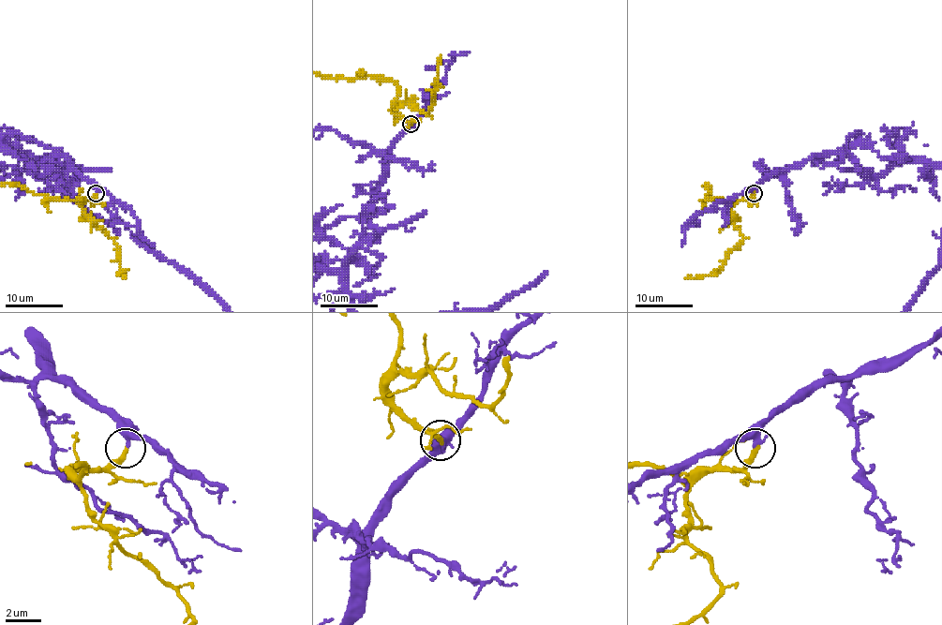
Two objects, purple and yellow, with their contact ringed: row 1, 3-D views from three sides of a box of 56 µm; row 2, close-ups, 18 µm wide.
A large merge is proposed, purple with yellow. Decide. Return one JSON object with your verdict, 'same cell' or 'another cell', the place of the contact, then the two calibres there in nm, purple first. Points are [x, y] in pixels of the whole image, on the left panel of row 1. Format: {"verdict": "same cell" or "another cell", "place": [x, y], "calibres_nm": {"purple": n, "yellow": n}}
{"verdict": "same cell", "place": [96, 193], "calibres_nm": {"purple": 320, "yellow": 280}}

